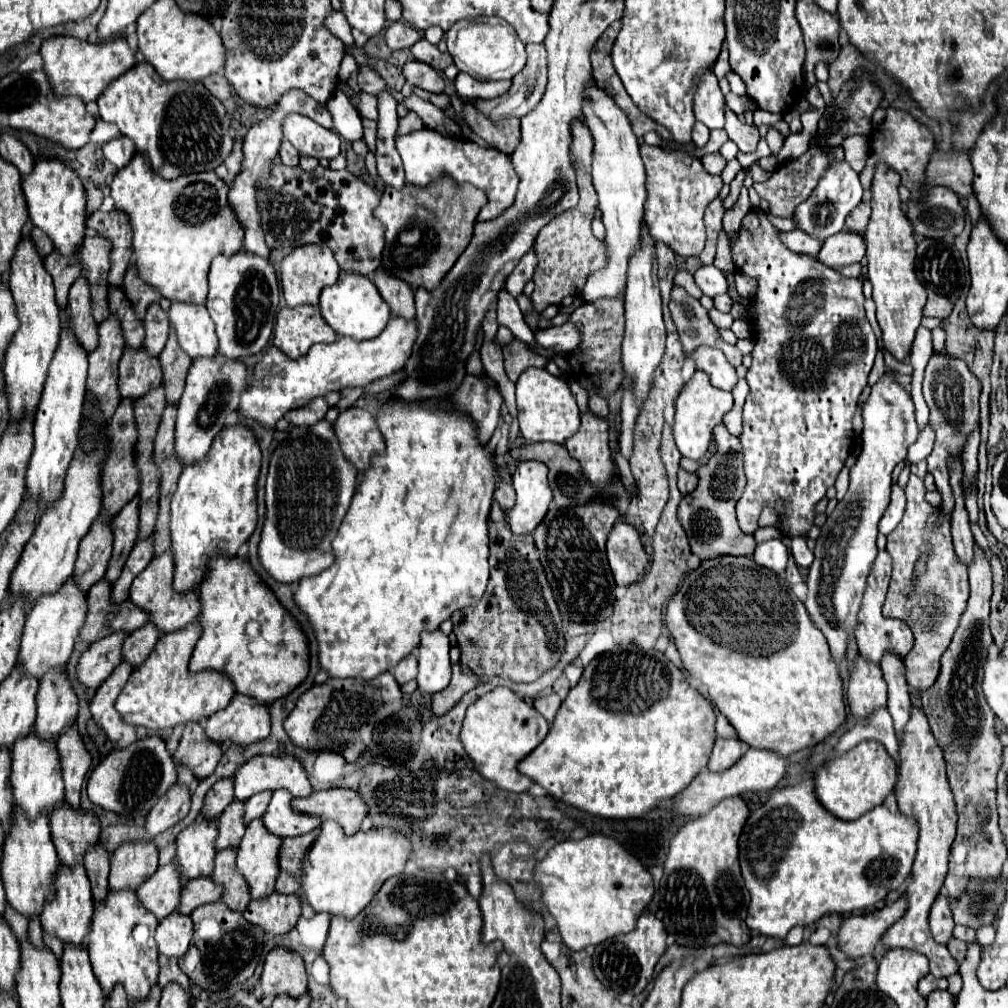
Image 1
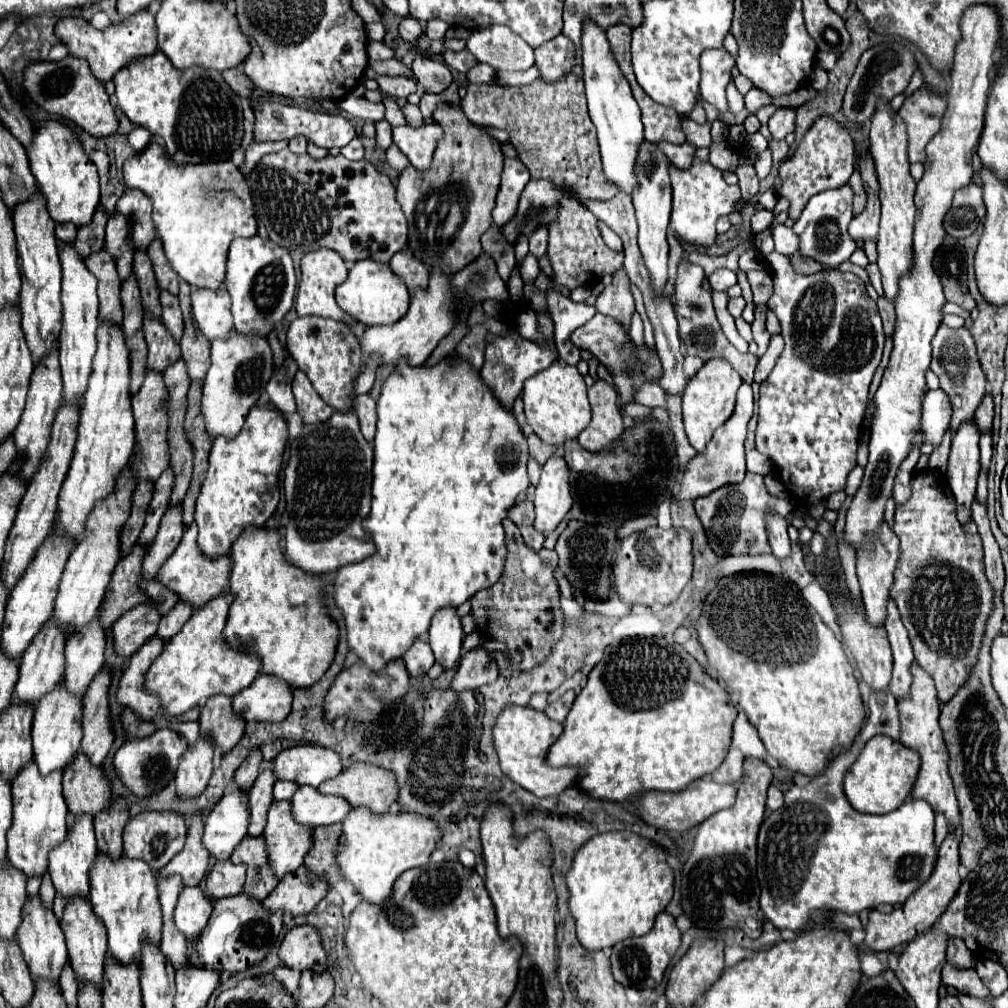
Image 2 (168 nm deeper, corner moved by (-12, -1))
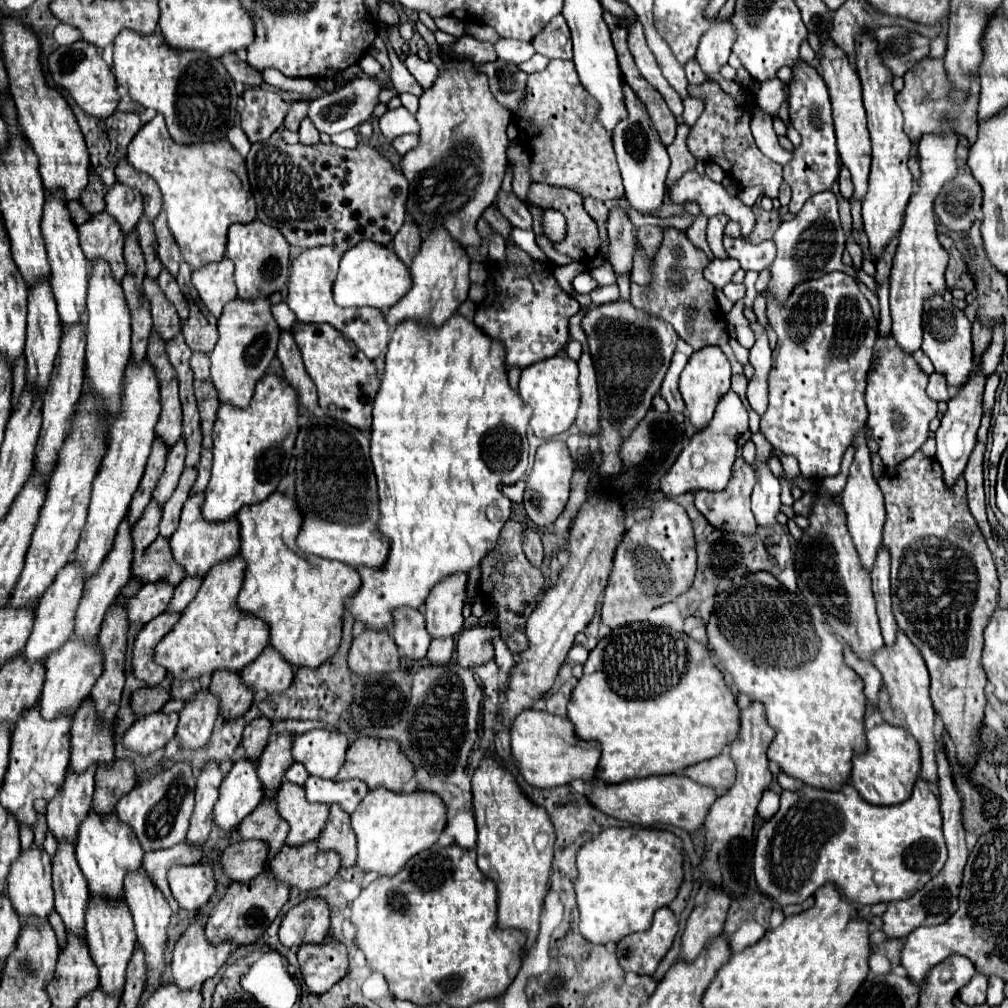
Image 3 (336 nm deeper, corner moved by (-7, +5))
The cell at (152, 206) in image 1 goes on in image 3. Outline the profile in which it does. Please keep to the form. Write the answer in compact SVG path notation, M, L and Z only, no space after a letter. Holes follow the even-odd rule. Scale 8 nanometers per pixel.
M157 114L131 140L127 162L157 182L163 194L167 226L181 248L183 260L191 264L191 270L197 270L225 258L229 226L255 220L255 200L247 180L245 160L227 140L189 146L173 144L163 116Z

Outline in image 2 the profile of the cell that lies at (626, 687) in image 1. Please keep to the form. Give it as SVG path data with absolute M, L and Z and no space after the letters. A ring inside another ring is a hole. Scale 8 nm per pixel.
M654 636L654 638L626 638L618 644L612 644L604 650L604 658L592 668L590 676L588 676L588 684L582 688L582 692L578 694L578 698L574 700L574 706L564 722L564 732L562 736L554 742L554 746L548 752L548 764L554 768L560 766L576 766L580 768L580 778L578 784L584 792L588 792L592 798L598 800L610 800L610 802L624 802L628 798L634 796L642 796L646 790L684 790L686 784L690 784L692 780L702 778L704 774L712 774L722 760L728 754L730 748L730 740L732 740L732 724L736 720L736 708L730 704L728 692L706 674L706 670L698 664L696 658L692 658L680 644L670 642L666 636Z

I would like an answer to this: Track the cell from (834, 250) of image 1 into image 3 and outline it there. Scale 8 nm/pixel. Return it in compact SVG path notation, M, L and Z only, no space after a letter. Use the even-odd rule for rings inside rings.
M831 40L823 46L823 56L819 60L819 66L823 70L823 80L829 88L831 96L831 106L833 106L833 120L835 120L835 134L837 134L837 150L841 156L843 166L851 172L853 184L855 184L855 194L851 198L853 202L863 202L865 192L869 186L869 168L871 168L871 144L869 144L869 132L867 132L867 118L865 118L865 108L861 100L861 84L859 76L851 70L847 54L843 54Z

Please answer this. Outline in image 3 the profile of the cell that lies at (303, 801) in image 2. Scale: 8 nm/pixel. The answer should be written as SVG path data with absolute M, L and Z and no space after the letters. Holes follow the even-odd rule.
M309 776L305 782L305 796L313 804L339 804L345 812L353 812L355 806L365 798L369 792L367 786L361 780L345 780L345 782L333 782Z

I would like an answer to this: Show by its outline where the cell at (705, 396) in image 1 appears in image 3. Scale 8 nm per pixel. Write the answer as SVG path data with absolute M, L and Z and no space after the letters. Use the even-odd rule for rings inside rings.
M701 348L689 358L685 370L681 372L679 390L687 408L687 418L697 430L703 430L711 422L719 398L727 394L729 388L731 388L731 366L721 348Z

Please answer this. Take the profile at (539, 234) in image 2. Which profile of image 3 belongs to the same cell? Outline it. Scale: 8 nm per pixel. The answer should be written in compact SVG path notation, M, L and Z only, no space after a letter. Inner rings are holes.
M499 192L497 196L497 204L499 204L499 212L517 228L521 230L531 230L533 228L533 218L529 214L529 208L525 202L521 202L513 192L505 194Z

